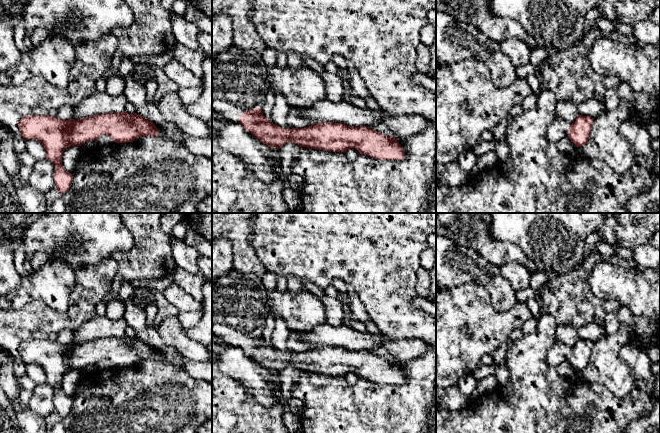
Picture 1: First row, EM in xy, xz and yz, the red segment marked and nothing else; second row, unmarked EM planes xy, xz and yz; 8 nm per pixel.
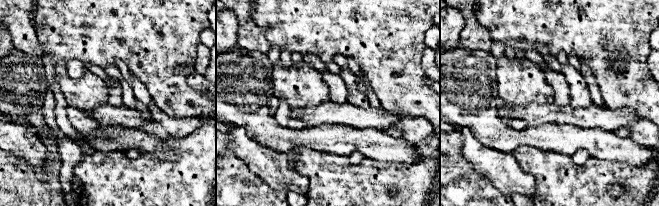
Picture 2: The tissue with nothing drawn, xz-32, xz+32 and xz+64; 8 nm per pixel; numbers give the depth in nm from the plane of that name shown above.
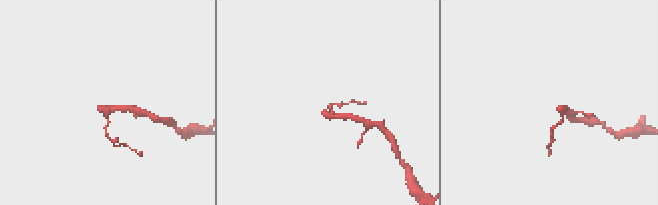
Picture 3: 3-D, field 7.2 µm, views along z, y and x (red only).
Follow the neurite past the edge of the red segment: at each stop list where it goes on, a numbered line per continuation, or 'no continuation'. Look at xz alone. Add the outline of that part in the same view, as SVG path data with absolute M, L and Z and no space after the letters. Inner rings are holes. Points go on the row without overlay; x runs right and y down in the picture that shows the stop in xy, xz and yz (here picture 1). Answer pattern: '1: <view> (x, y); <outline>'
1: xz (240, 306); M230 273L212 283L212 337L221 344L239 347L240 339L247 334L262 332L266 318L271 314L267 289L261 277Z

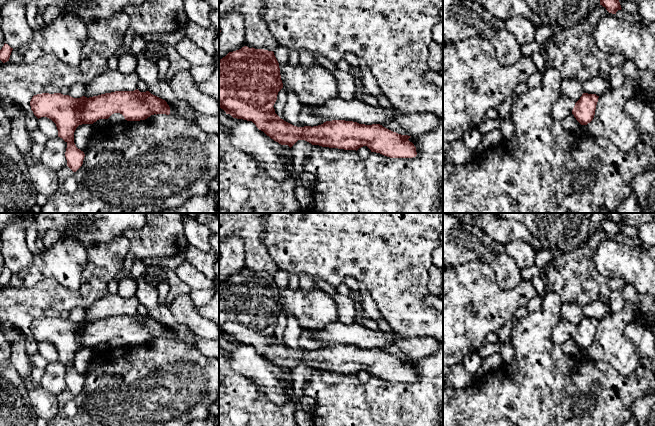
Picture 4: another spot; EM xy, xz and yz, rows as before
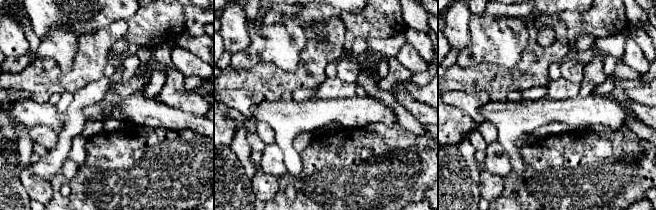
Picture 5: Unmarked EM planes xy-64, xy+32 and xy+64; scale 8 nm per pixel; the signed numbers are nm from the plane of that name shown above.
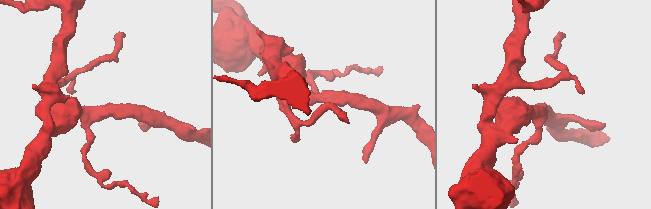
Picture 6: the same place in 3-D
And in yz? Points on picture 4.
no continuation

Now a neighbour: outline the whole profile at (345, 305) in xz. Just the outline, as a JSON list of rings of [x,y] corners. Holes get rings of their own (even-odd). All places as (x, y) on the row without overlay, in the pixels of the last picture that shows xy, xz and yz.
[[[335,293],[332,298],[337,305],[338,321],[347,325],[355,323],[354,301],[350,297],[339,293]]]

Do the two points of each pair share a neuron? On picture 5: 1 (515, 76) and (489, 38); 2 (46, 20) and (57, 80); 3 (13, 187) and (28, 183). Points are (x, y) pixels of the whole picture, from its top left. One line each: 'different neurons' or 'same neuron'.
1: different neurons
2: different neurons
3: different neurons

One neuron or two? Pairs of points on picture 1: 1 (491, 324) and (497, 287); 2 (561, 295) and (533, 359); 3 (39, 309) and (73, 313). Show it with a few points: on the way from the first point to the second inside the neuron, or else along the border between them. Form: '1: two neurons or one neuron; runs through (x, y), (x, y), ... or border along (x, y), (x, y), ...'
1: two neurons; border along (484, 288), (497, 311), (506, 311), (516, 303)
2: two neurons; border along (542, 312), (548, 313), (558, 324)
3: one neuron; runs through (47, 317), (65, 317)

